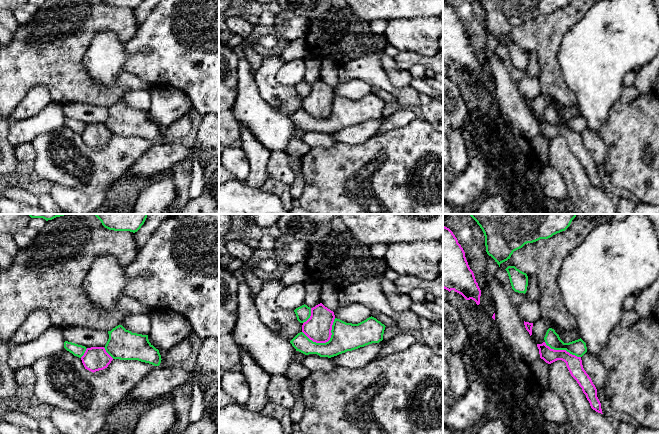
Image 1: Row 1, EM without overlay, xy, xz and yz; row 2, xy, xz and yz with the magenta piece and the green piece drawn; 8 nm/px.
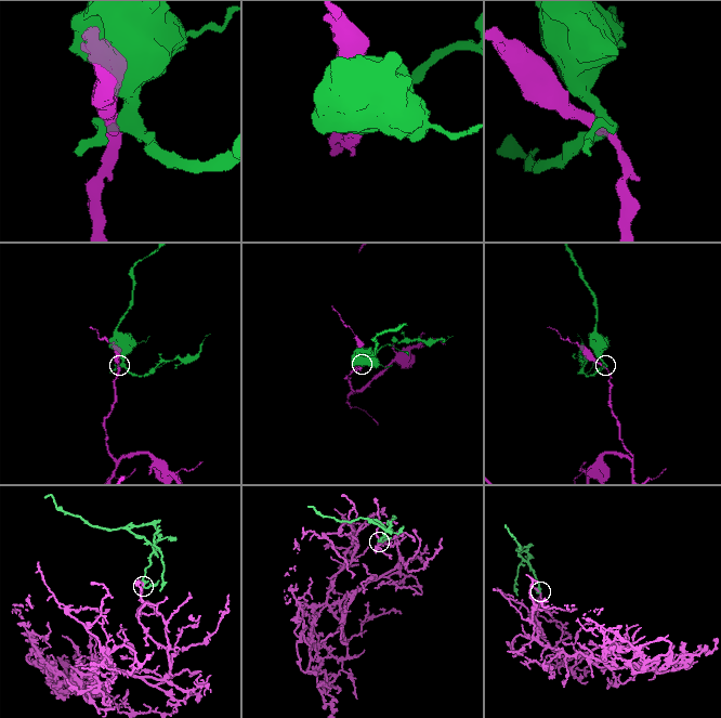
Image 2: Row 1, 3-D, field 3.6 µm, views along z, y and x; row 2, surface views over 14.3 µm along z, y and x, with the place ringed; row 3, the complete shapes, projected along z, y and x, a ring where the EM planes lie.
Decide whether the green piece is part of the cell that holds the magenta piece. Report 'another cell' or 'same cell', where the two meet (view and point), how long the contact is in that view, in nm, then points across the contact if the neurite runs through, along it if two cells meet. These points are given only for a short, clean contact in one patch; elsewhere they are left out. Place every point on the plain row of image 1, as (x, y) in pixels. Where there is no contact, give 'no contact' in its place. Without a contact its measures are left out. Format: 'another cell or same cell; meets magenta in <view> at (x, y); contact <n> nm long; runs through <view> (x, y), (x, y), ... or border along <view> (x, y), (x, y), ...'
another cell; meets magenta in xz at (326, 117); contact 300 nm long

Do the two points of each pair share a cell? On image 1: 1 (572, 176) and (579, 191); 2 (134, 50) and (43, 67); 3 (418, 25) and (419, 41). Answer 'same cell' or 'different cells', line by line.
1: same cell
2: different cells
3: same cell

